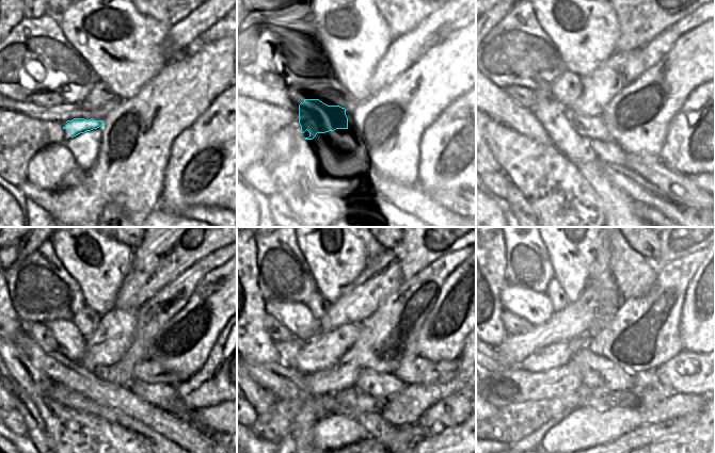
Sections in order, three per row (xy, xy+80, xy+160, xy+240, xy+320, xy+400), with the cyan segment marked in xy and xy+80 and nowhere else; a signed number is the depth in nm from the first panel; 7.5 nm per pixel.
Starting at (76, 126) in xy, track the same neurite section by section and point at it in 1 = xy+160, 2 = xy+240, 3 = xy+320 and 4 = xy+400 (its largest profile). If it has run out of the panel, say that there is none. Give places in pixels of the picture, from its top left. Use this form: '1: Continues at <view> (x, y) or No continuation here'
1: Continues at xy+160 (588, 127)
2: Continues at xy+240 (152, 372)
3: Continues at xy+320 (420, 371)
4: Continues at xy+400 (685, 373).

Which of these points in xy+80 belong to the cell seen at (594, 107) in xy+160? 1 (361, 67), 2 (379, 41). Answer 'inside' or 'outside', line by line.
1: outside
2: outside

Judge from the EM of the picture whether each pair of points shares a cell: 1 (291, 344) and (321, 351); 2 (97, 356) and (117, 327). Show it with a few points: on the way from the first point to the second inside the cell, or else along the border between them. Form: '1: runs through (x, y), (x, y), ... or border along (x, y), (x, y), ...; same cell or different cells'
1: border along (299, 344), (290, 353); different cells
2: runs through (102, 349), (114, 335); same cell

